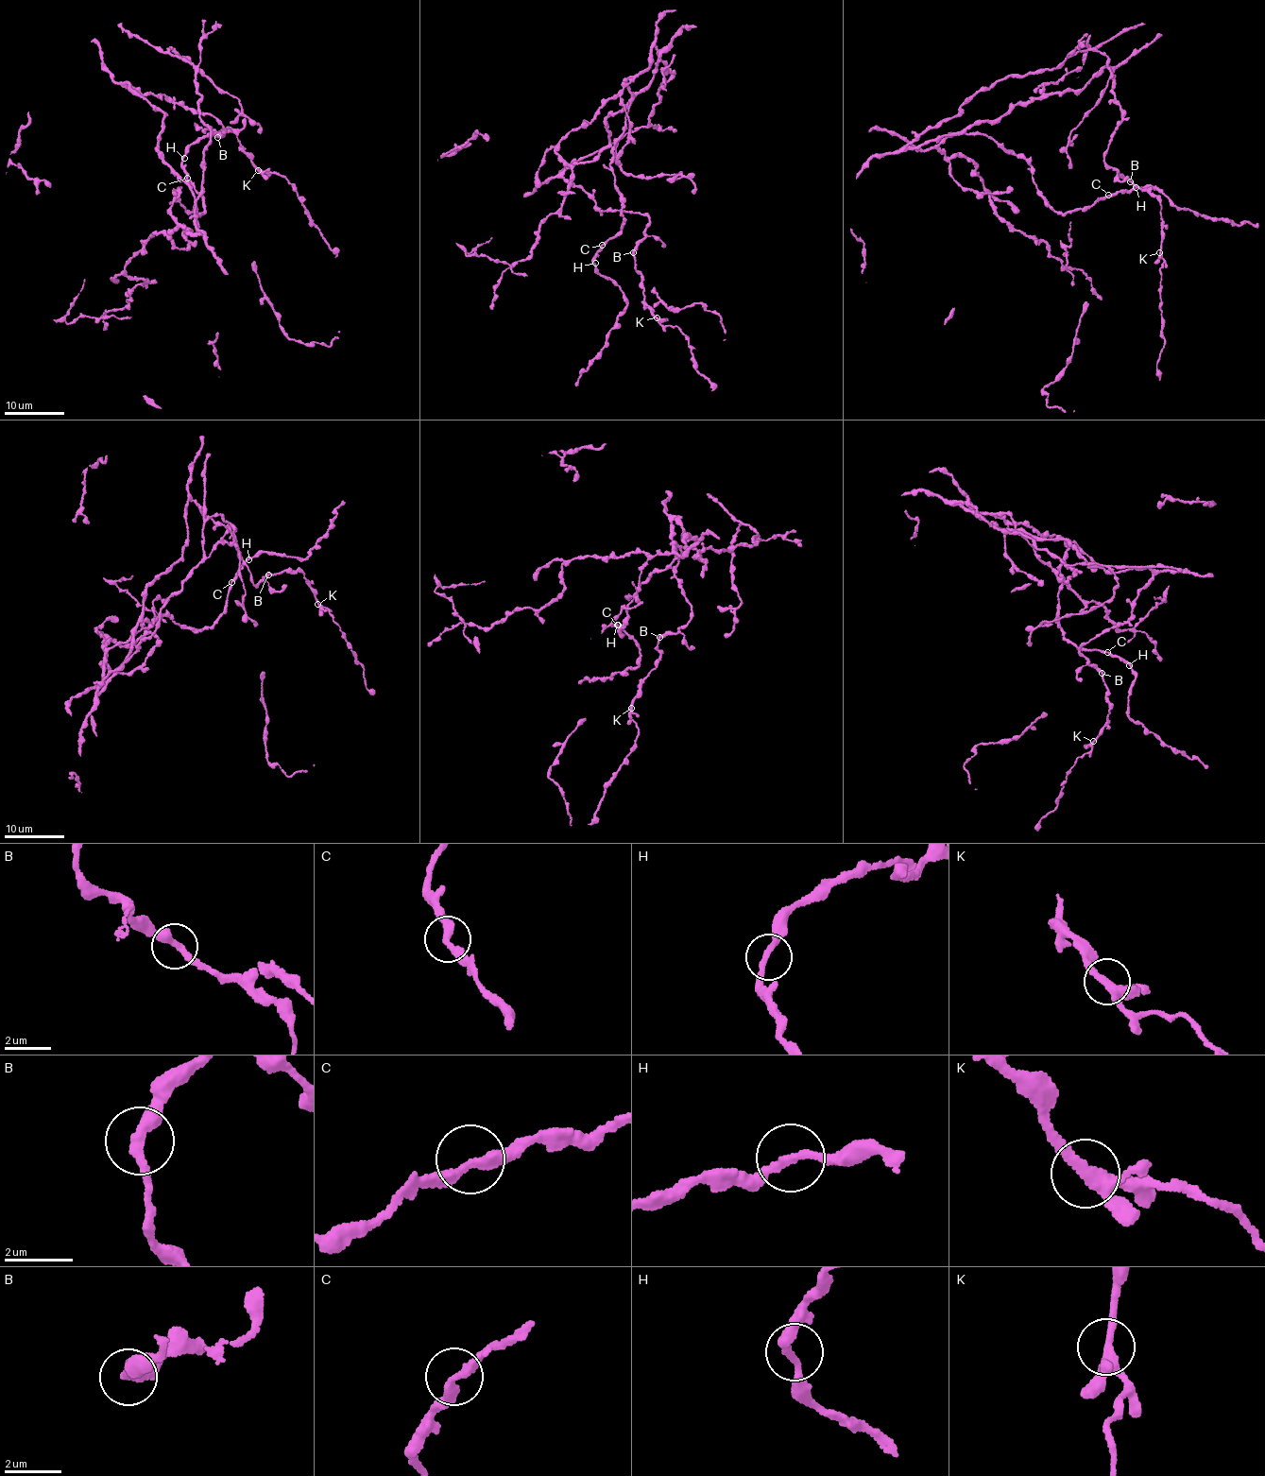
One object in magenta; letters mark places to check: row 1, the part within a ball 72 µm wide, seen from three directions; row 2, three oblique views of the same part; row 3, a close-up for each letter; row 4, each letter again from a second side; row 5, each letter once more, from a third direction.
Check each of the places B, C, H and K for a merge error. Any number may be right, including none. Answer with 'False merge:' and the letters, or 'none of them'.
False merge: none of them

